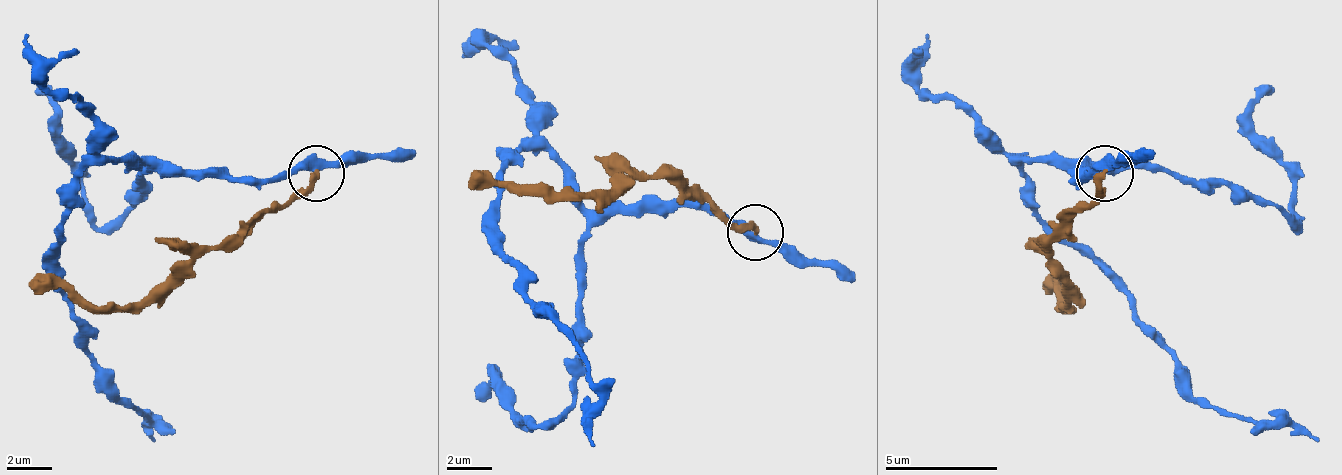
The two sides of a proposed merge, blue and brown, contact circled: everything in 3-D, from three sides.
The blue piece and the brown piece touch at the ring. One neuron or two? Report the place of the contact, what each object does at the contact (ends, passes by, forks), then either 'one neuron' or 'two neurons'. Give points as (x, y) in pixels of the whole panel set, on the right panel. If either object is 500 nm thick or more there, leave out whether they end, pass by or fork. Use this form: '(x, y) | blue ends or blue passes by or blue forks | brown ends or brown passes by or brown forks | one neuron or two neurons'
(1104, 173) | blue passes by | brown ends | two neurons

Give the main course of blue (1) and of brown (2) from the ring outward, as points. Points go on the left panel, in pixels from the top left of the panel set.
1: (314, 168), (264, 180), (168, 174), (100, 157), (66, 214), (61, 292), (100, 377), (157, 428), (157, 439)
2: (314, 174), (224, 247), (202, 247), (134, 304), (78, 304), (61, 287), (27, 281)

